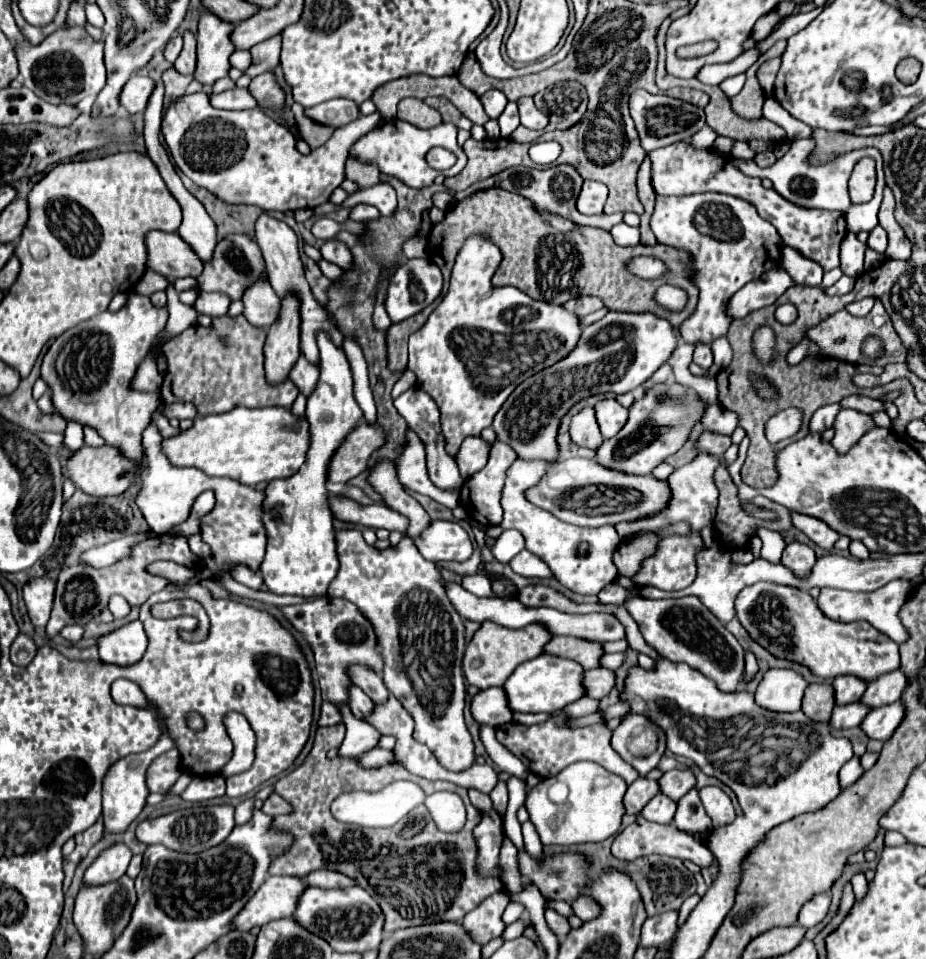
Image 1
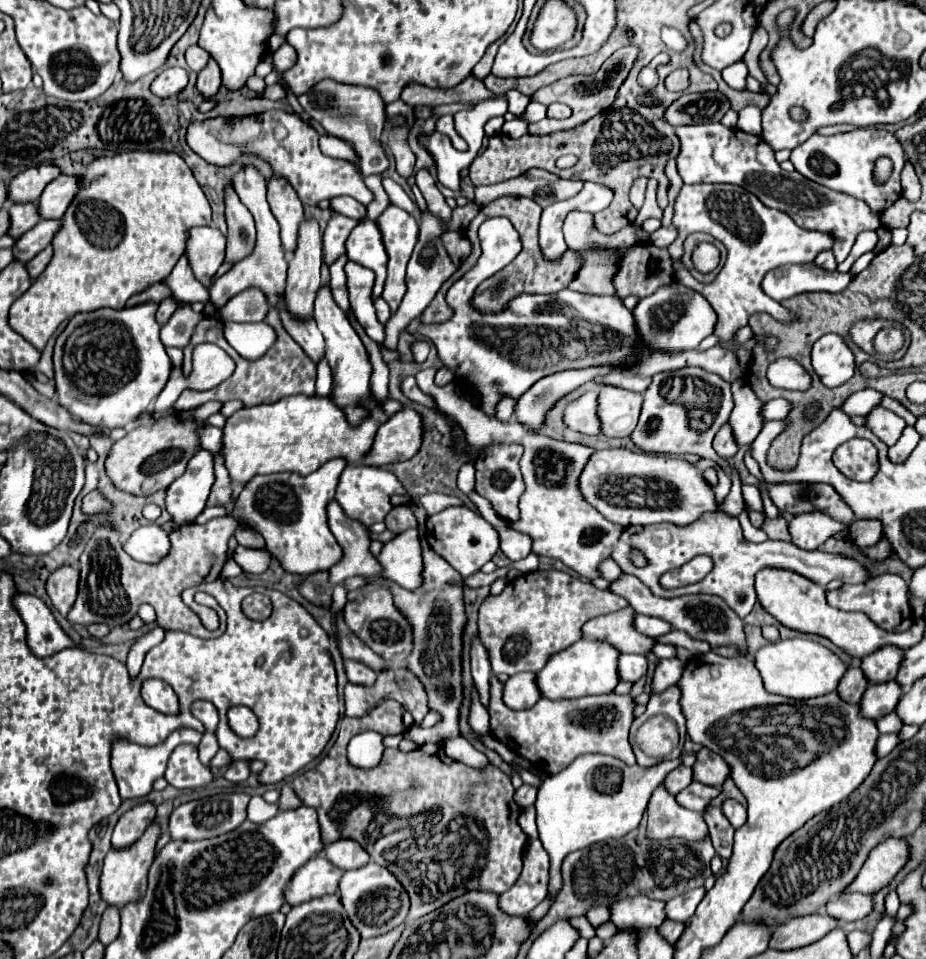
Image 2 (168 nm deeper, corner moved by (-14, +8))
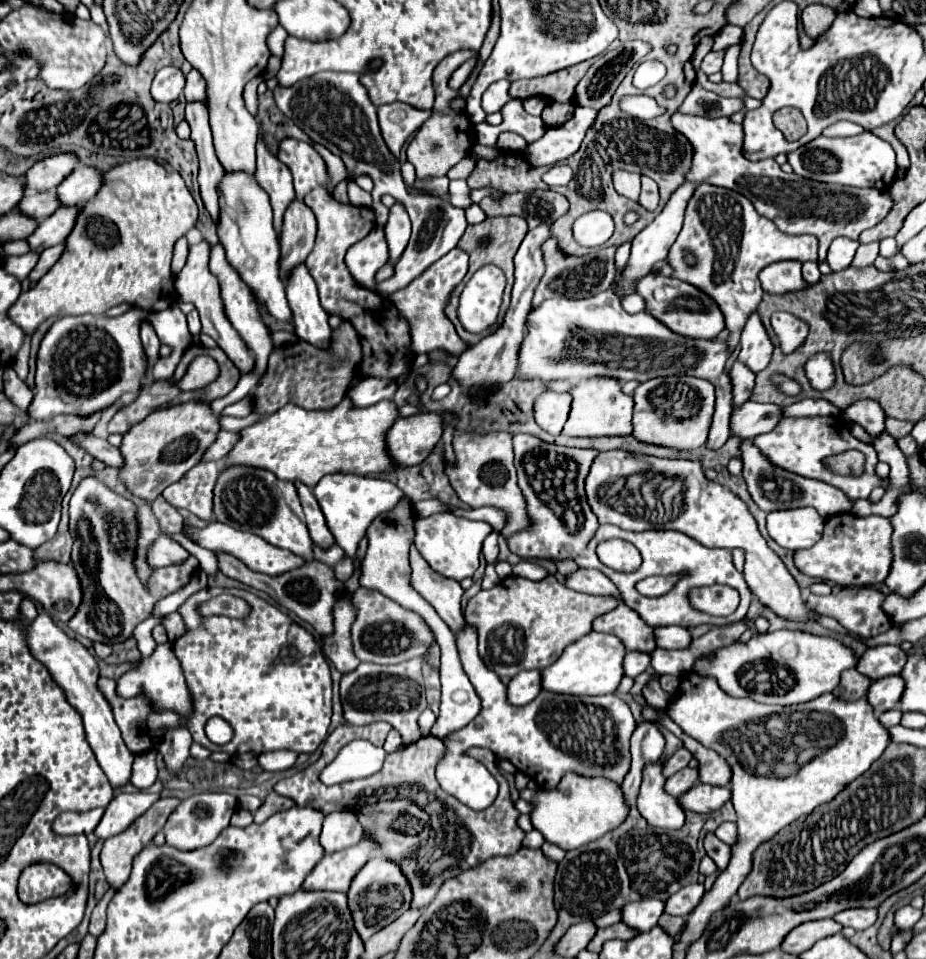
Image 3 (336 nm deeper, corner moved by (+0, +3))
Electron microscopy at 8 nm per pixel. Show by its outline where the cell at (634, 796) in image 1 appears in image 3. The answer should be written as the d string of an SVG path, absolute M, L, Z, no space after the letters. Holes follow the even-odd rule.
M685 767L685 769L681 769L679 773L675 773L673 777L667 779L665 791L671 793L673 797L681 797L681 795L687 793L697 781L699 781L699 771L697 771L697 769L691 769L691 767Z

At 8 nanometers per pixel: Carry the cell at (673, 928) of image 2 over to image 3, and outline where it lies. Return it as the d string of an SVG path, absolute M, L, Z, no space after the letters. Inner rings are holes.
M663 913L663 915L661 915L661 919L659 919L659 923L663 925L663 929L665 929L665 931L669 931L671 935L677 935L677 931L683 927L685 919L683 919L683 917L679 917L679 915Z

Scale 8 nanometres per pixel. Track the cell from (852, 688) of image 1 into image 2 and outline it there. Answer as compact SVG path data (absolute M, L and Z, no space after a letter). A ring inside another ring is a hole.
M887 646L879 652L873 652L873 656L867 656L861 660L861 670L871 684L889 682L895 678L895 672L899 670L899 660L903 660L903 654L899 648Z

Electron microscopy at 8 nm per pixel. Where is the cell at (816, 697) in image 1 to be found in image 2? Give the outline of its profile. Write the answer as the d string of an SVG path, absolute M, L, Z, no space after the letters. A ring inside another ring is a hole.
M849 668L843 674L843 678L839 680L837 694L839 694L839 698L843 698L849 704L857 704L863 696L865 688L867 688L867 680L863 680L861 668Z

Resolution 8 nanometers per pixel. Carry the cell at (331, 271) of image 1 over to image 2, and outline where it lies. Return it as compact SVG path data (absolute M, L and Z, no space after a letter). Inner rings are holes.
M351 260L345 264L345 274L347 274L351 308L353 308L357 322L365 328L365 332L371 340L383 342L383 324L377 322L375 308L371 306L371 292L373 292L375 274Z

